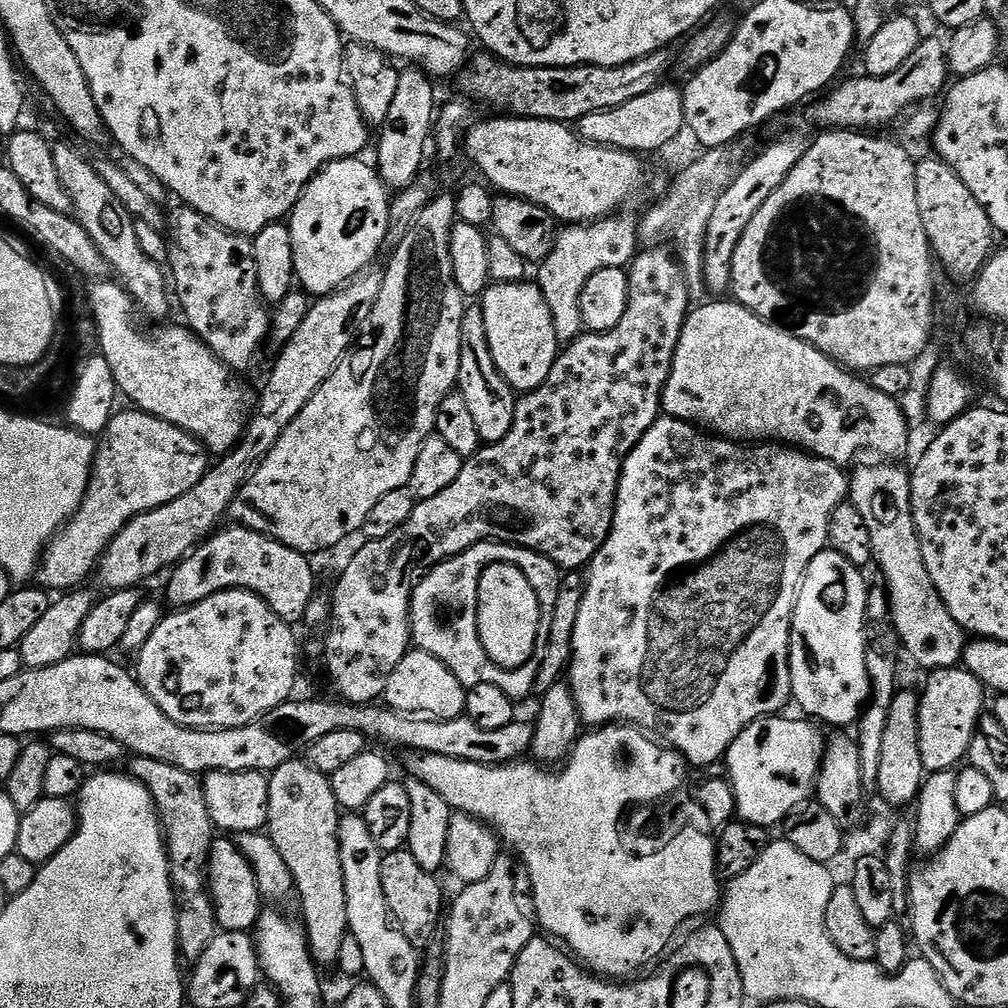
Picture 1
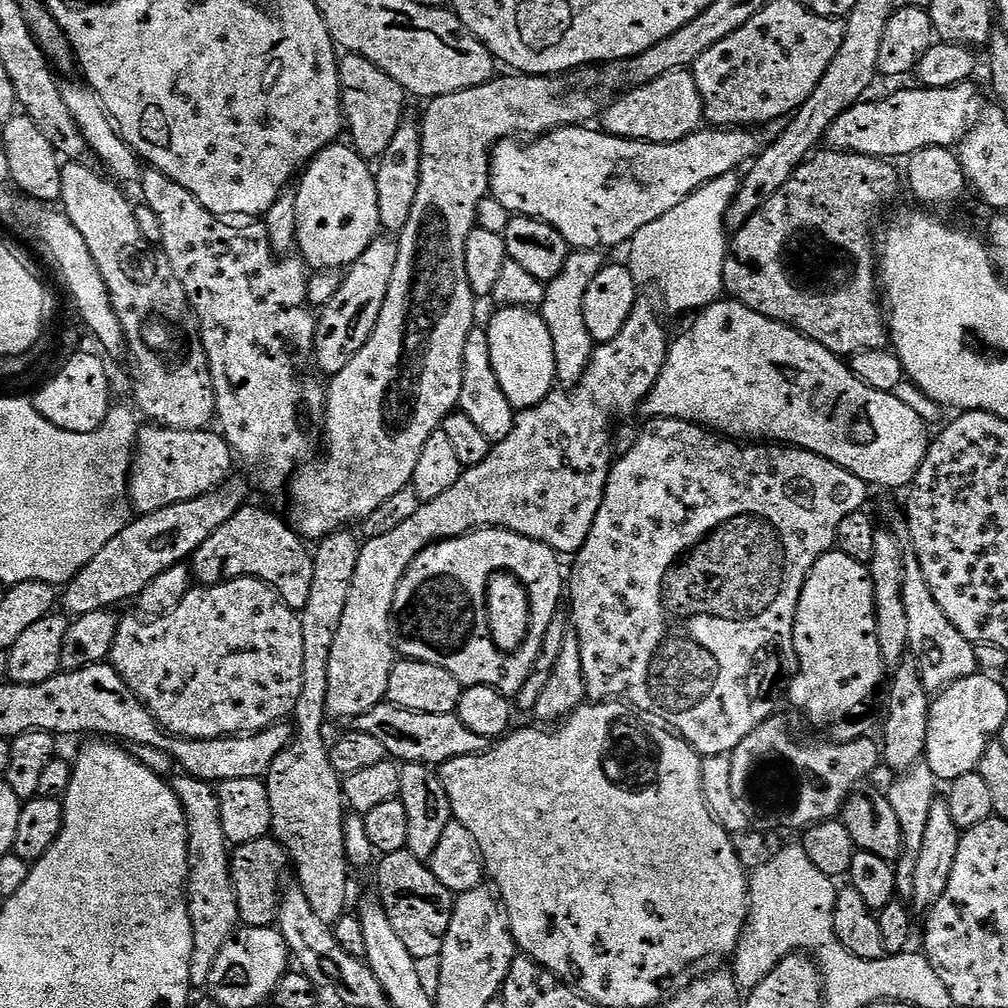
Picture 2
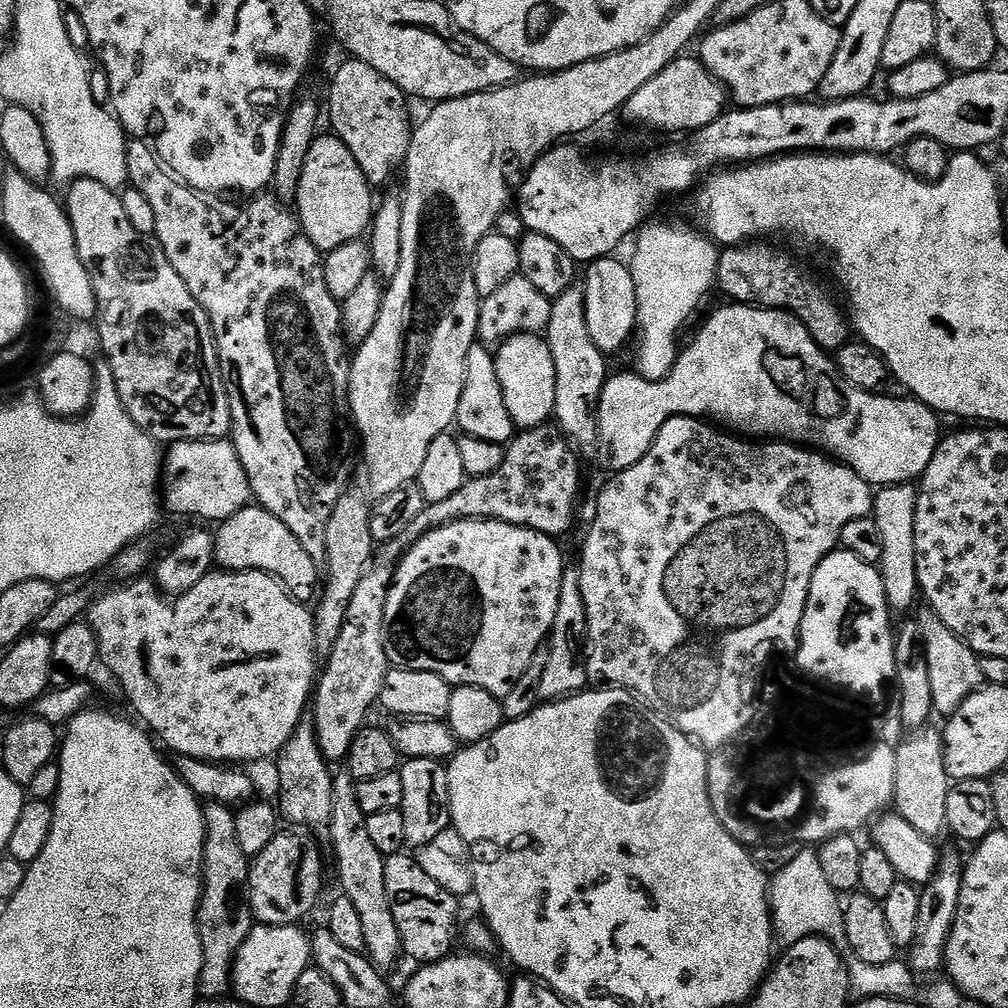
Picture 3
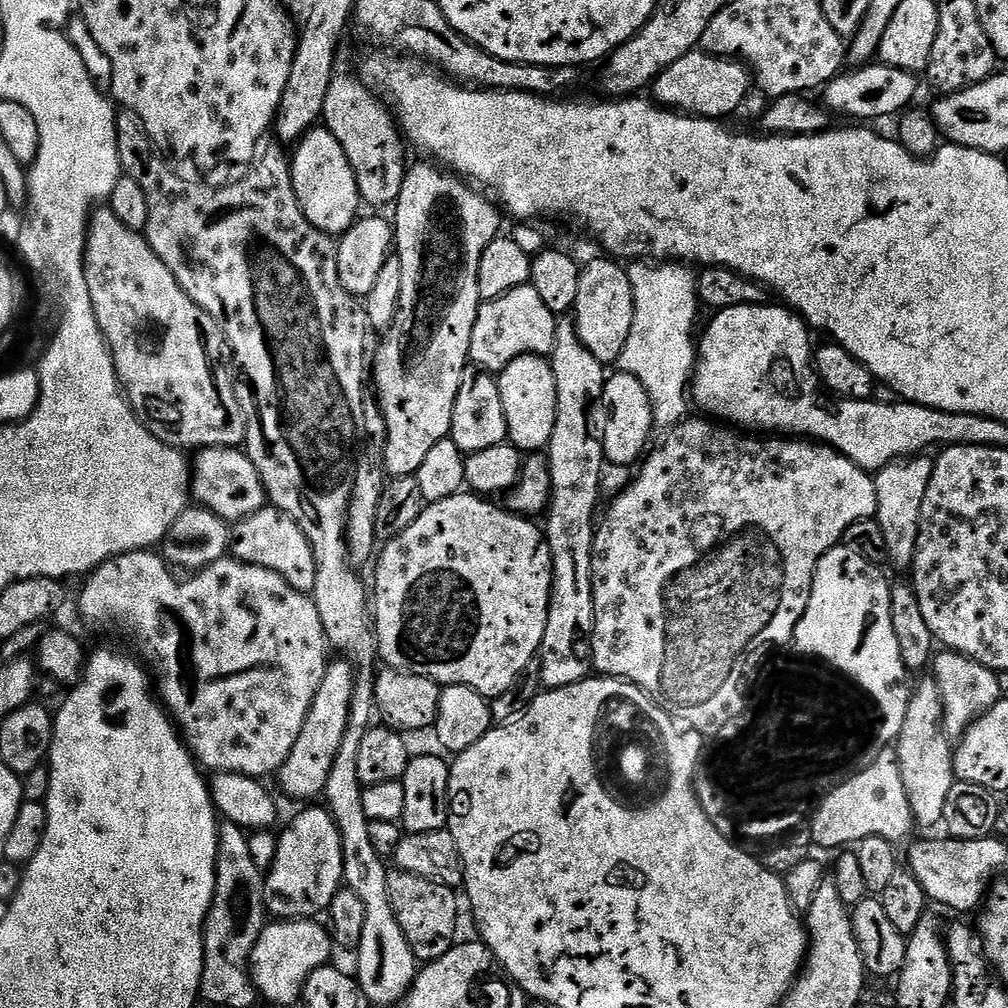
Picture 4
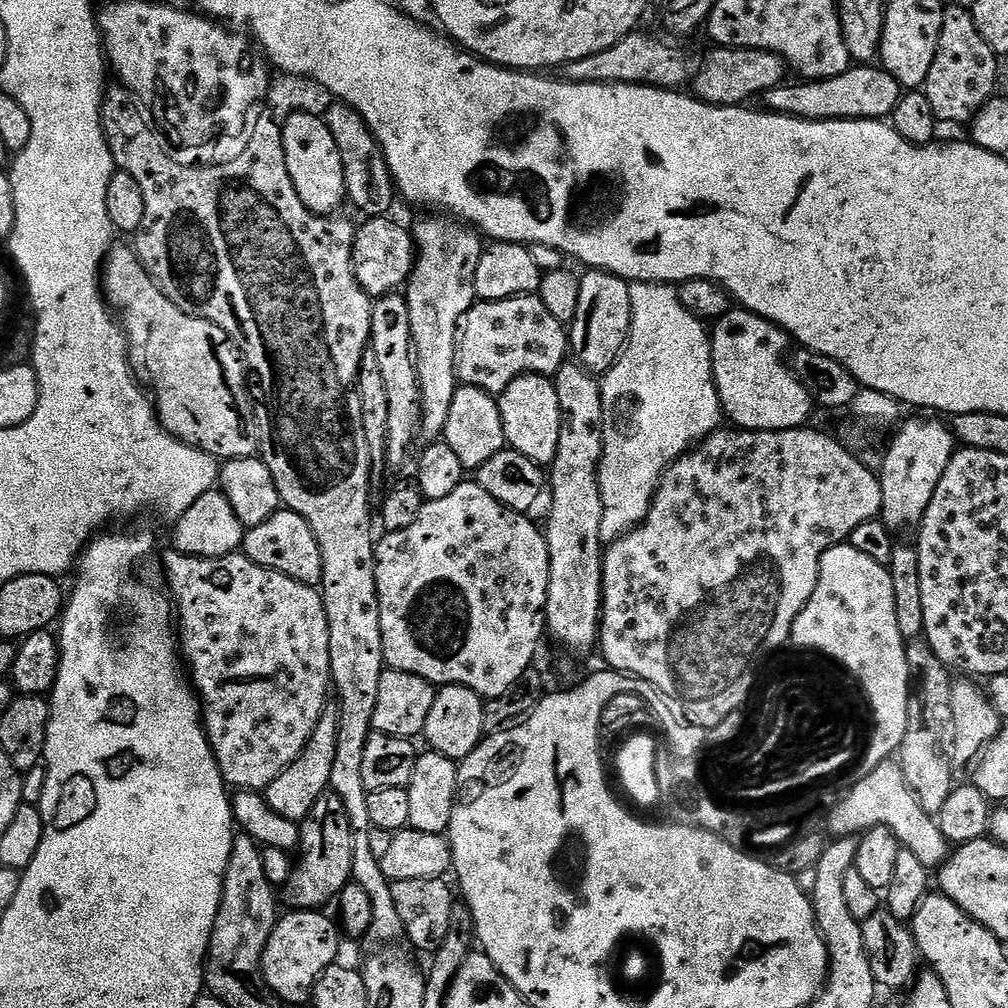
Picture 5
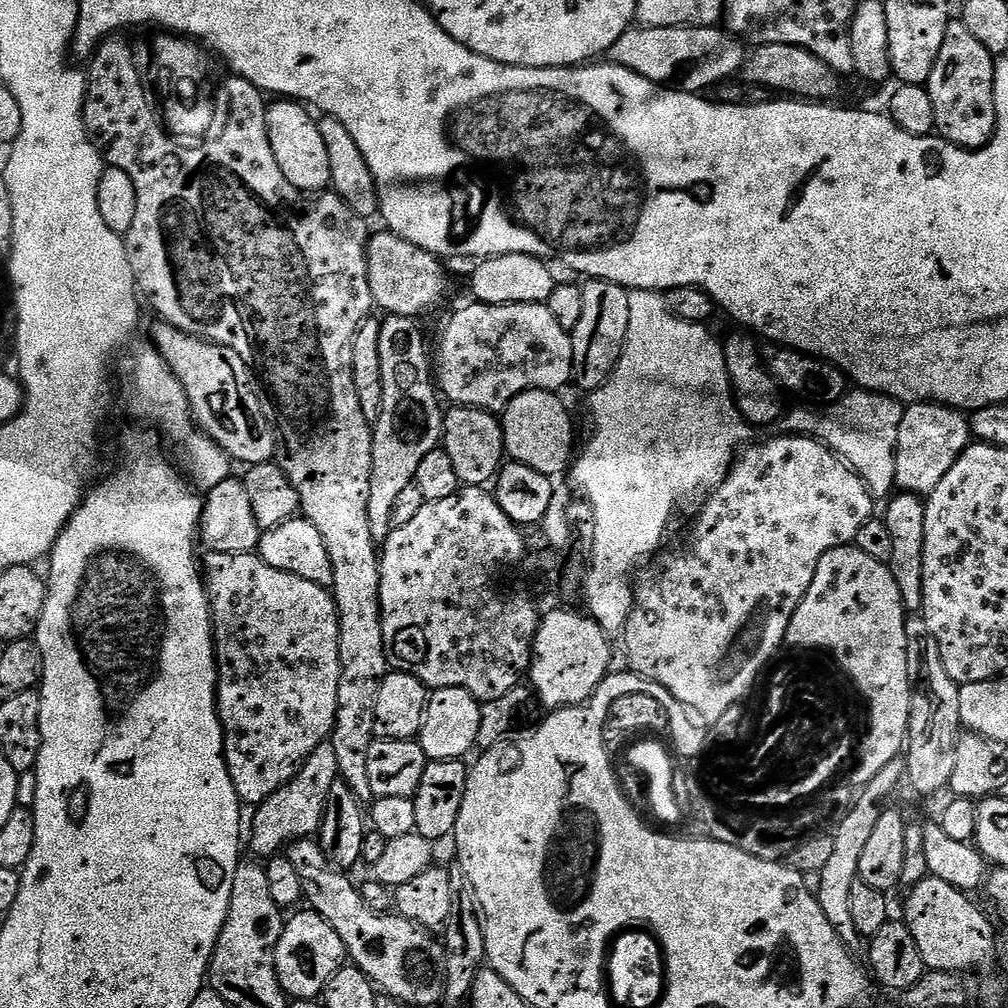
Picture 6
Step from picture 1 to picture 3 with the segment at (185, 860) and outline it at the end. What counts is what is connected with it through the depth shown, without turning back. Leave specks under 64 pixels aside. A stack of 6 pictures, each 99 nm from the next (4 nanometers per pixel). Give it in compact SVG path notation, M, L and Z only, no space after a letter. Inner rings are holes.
M203 805L204 811L204 867L200 904L196 907L196 925L202 942L202 970L199 995L206 1000L222 1000L232 987L232 959L246 942L254 927L252 912L244 895L248 886L249 857L238 846L236 812L229 805Z

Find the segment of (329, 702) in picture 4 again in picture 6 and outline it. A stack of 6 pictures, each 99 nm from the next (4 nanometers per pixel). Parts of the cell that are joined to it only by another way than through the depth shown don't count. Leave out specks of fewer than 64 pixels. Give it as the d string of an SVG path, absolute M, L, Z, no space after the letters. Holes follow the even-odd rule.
M331 742L319 744L306 758L306 762L270 798L266 798L255 809L252 816L252 852L256 858L275 856L281 850L287 849L294 840L306 840L315 837L320 831L320 824L324 821L324 809L328 807L330 786L339 777L338 761L334 755L334 746Z

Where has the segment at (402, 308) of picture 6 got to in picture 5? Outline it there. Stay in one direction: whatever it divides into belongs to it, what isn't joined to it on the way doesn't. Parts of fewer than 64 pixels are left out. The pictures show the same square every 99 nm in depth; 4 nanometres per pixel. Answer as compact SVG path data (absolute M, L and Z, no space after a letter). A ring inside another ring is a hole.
M374 216L365 219L356 230L352 261L354 262L354 278L358 278L358 286L366 290L373 298L391 296L399 293L412 277L412 267L416 264L414 236L388 216Z

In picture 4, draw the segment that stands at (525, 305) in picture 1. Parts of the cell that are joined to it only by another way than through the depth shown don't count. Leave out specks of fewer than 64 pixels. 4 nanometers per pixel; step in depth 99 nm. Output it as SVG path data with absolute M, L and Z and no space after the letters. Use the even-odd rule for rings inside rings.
M542 356L514 358L510 366L498 373L498 379L502 410L506 410L508 440L524 454L536 454L547 449L550 434L554 434L554 418L558 406L551 363Z

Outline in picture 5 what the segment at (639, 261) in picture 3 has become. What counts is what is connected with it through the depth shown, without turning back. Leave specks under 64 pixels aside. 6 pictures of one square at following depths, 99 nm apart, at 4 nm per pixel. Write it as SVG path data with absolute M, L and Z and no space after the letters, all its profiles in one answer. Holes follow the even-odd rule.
M638 280L629 283L628 289L630 290L630 302L632 303L632 329L628 331L628 342L624 345L624 351L617 358L616 365L610 371L603 373L602 383L600 385L604 407L611 416L604 429L604 449L602 450L602 458L600 459L600 493L602 494L602 506L604 507L602 510L600 538L604 542L611 542L618 539L623 532L628 531L629 528L635 528L636 525L643 522L648 513L648 507L652 505L656 487L660 485L660 479L664 476L664 471L679 456L683 456L685 452L695 448L711 432L717 431L721 427L720 420L722 421L716 379L712 373L712 342L705 325L697 320L694 314L686 311L678 298L676 288L671 284L647 284Z

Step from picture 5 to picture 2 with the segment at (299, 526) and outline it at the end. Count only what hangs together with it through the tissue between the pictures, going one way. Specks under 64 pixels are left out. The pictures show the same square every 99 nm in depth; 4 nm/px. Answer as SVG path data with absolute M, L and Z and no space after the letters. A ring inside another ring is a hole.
M245 506L236 511L234 518L230 518L230 522L218 526L218 530L214 530L214 534L210 534L210 538L206 538L206 542L202 542L202 546L198 546L198 550L190 558L190 567L193 577L204 586L223 584L226 580L237 580L243 576L261 580L271 584L276 593L291 608L299 610L304 608L307 600L310 599L310 585L314 582L312 557L313 553L310 551L309 545L297 536L285 521L283 524L274 513L267 512L264 508Z

